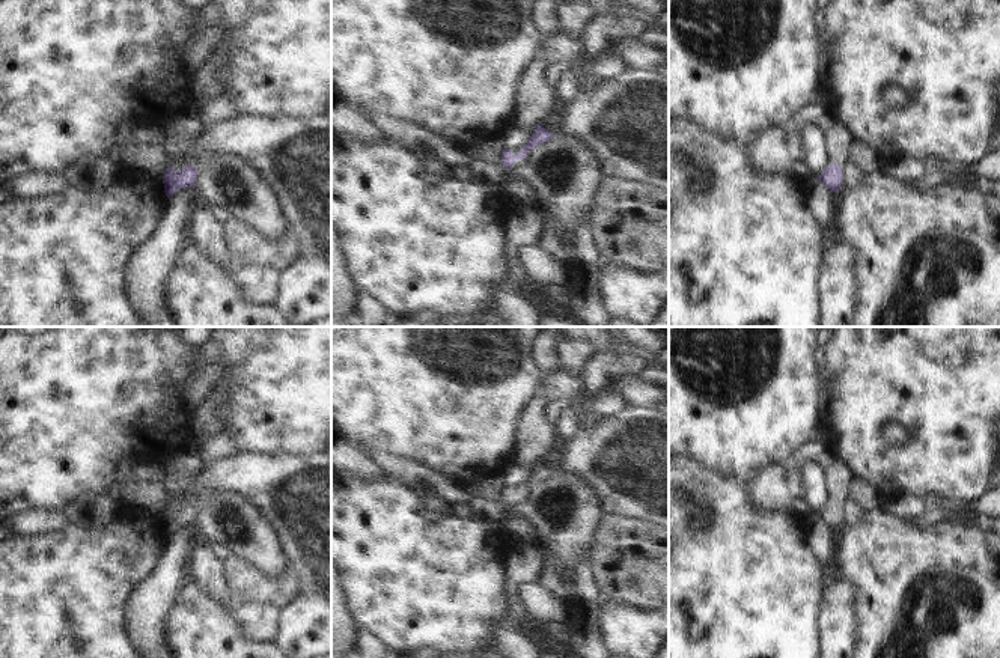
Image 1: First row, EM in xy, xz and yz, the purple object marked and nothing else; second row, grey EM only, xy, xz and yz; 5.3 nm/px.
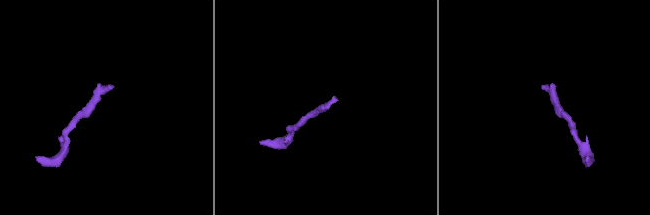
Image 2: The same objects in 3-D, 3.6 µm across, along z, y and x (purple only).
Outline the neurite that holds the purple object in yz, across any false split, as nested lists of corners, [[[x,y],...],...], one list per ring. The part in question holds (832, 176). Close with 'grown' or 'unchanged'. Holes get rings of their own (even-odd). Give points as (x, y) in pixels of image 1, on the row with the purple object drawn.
[[[837,163],[827,166],[821,175],[818,176],[819,181],[833,193],[839,193],[842,187],[843,173]]]; unchanged

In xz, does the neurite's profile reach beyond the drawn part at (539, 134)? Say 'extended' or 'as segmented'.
as segmented

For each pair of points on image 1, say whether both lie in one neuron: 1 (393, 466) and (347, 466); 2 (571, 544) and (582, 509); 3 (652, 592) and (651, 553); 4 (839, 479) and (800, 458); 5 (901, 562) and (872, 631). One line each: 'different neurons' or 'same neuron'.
1: different neurons
2: same neuron
3: same neuron
4: same neuron
5: same neuron

